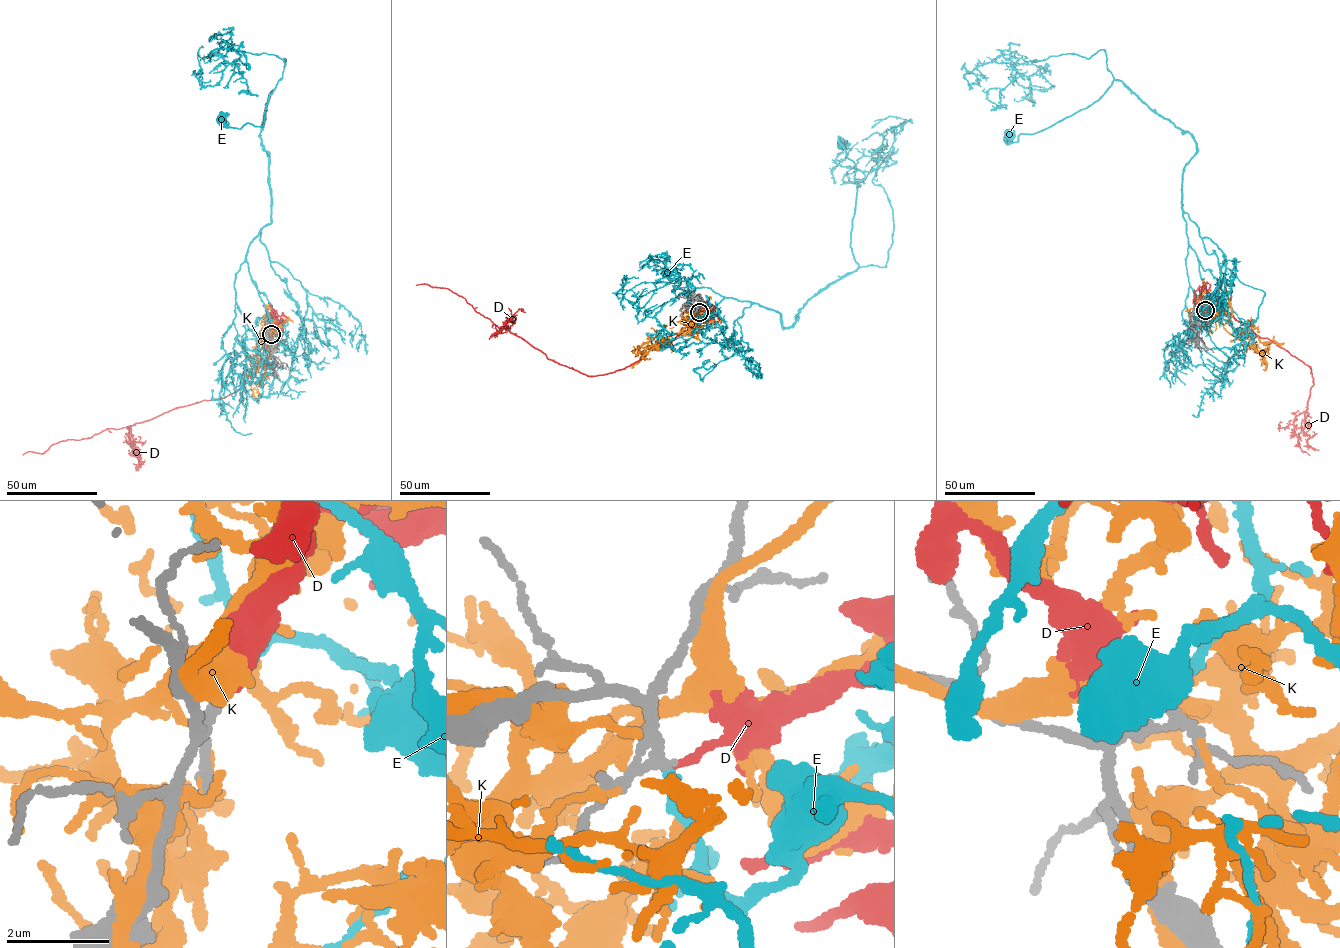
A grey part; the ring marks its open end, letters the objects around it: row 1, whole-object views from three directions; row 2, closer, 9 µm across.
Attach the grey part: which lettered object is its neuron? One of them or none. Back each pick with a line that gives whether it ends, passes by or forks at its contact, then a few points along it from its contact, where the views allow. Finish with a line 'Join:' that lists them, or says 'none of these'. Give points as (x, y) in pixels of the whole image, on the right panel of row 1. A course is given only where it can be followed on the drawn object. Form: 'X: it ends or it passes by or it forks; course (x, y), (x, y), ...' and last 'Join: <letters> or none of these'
E: it ends; course (1205, 309), (1181, 208), (1183, 168), (1196, 152), (1190, 134), (1114, 80), (1087, 107), (1017, 141), (1009, 135)
Join: E

